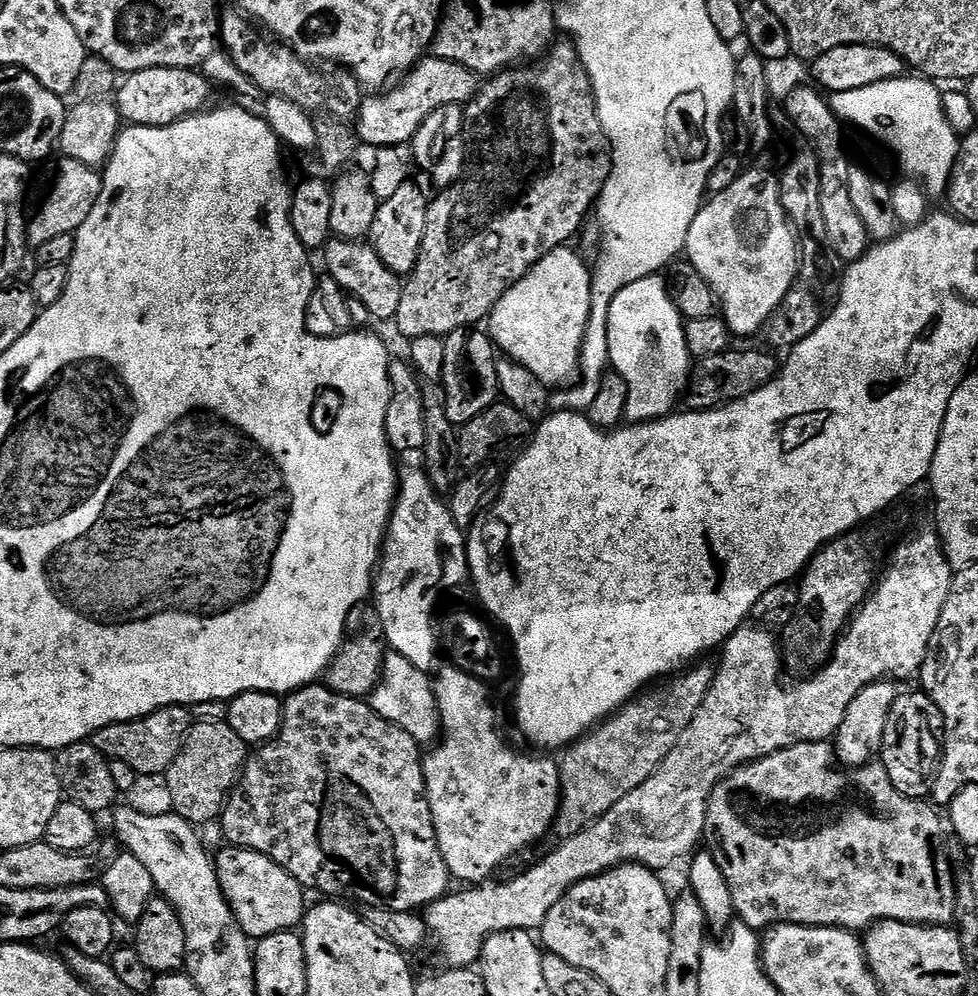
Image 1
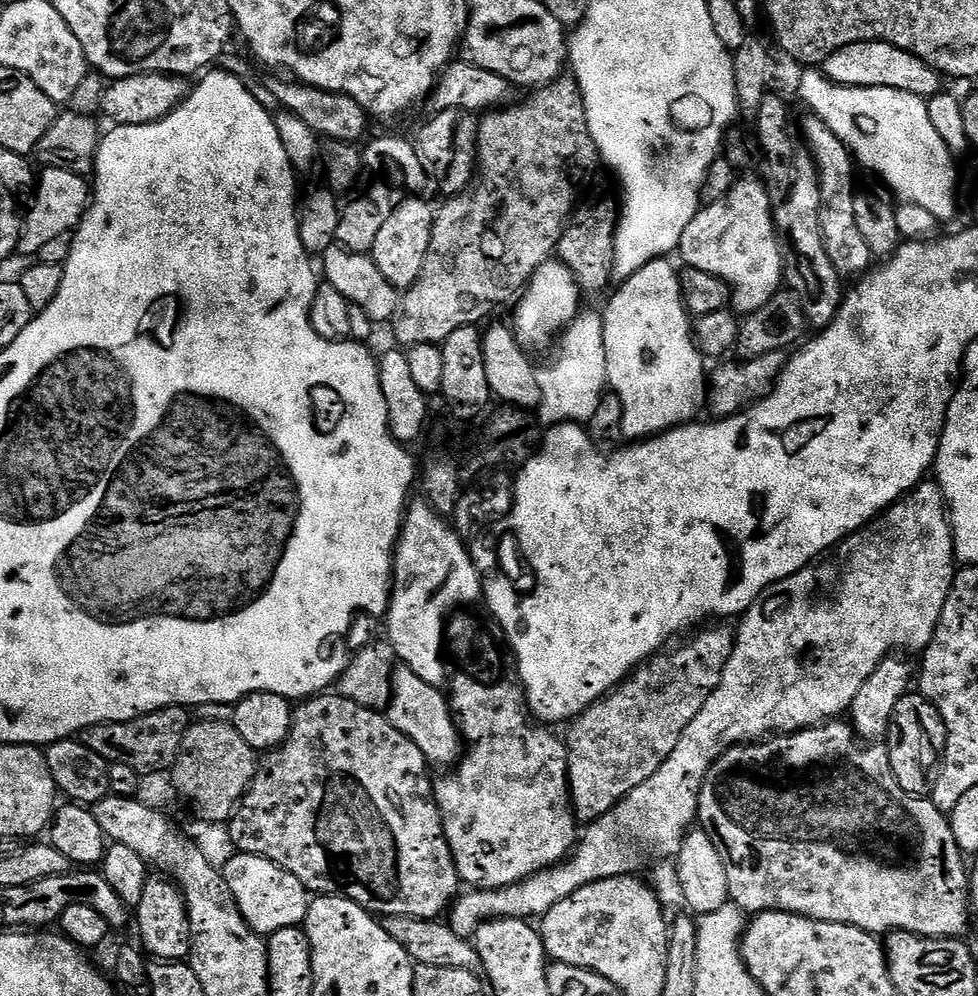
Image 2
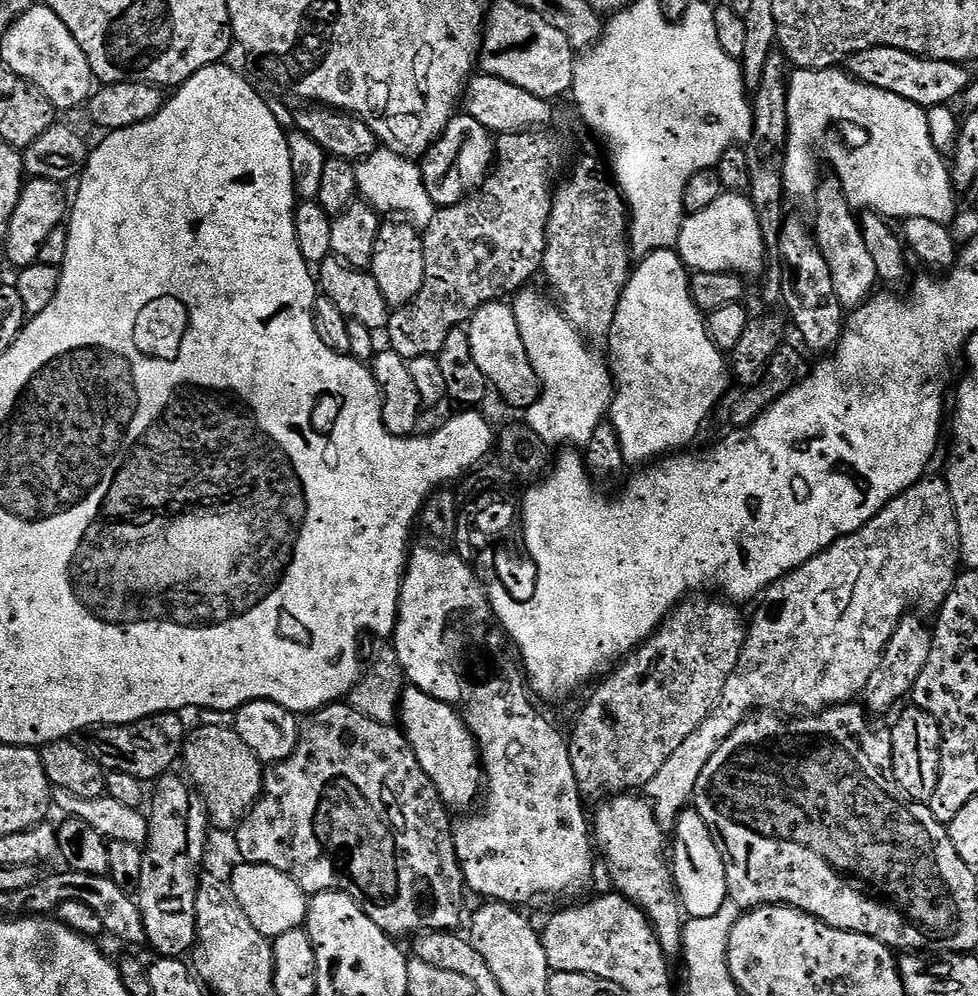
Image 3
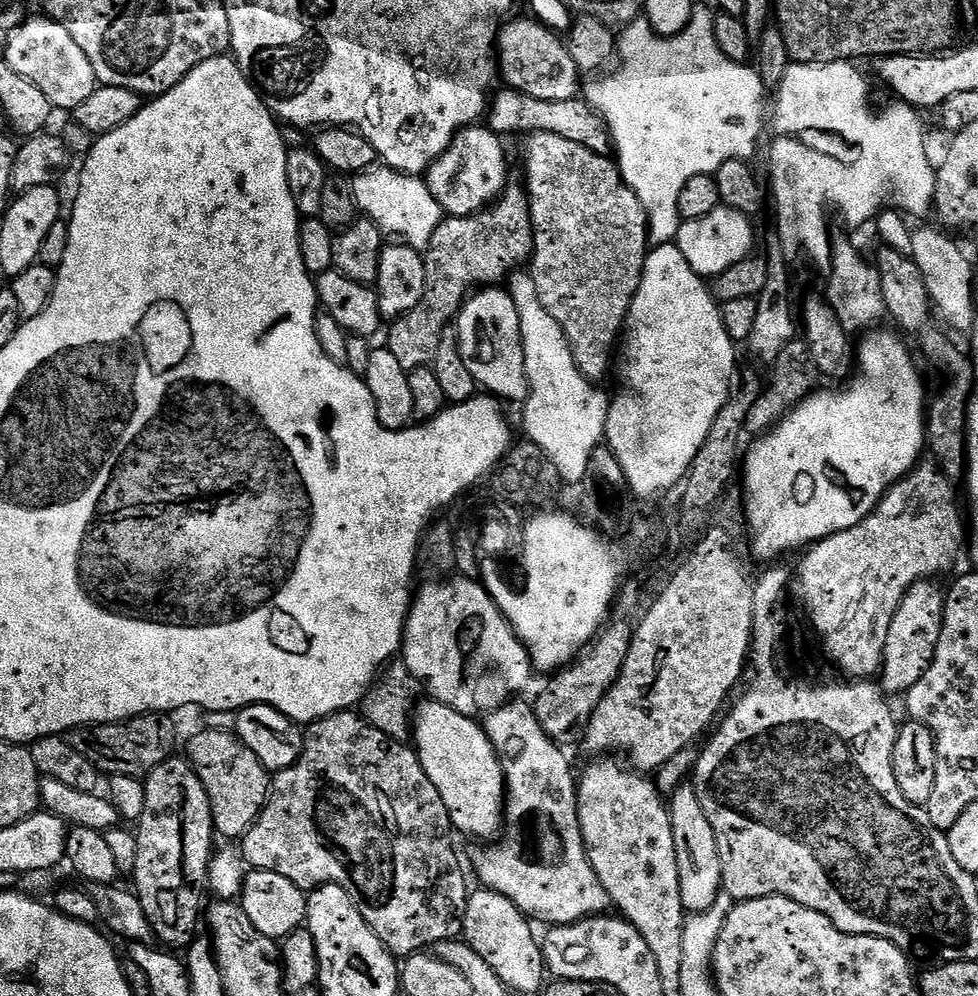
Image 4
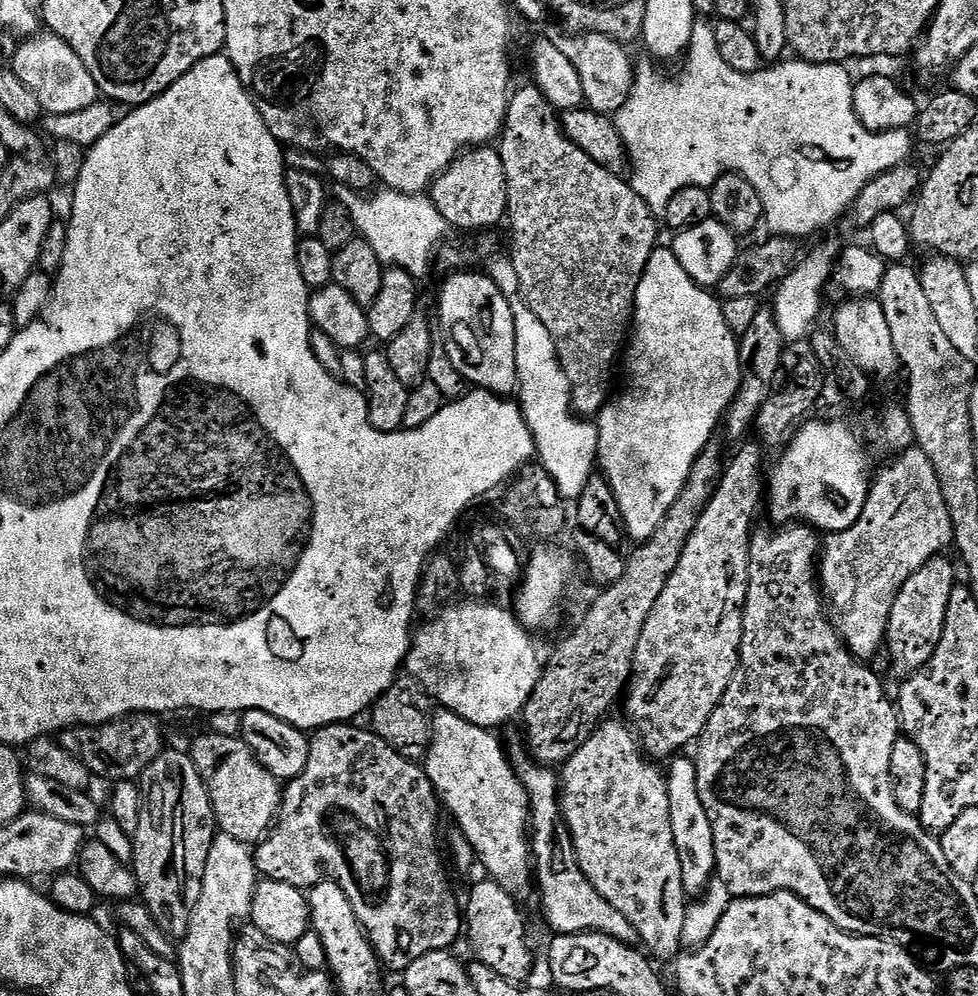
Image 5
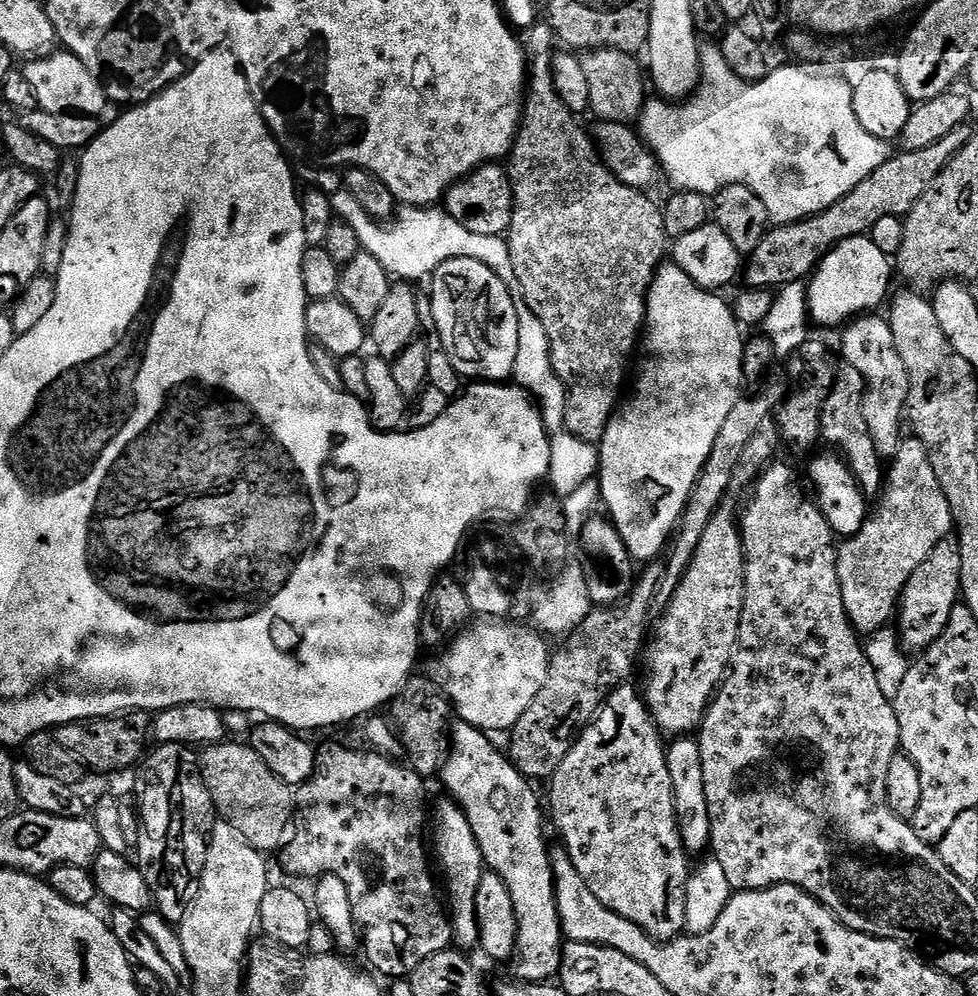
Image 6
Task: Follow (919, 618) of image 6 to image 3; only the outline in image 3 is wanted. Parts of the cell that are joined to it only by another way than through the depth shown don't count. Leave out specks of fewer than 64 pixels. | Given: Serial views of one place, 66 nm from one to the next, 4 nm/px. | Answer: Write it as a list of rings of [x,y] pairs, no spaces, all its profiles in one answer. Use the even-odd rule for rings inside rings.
[[[916,614],[903,616],[890,638],[884,651],[882,662],[878,662],[874,674],[870,674],[870,682],[862,693],[862,704],[873,717],[884,716],[900,699],[907,697],[913,686],[918,682],[918,674],[926,670],[926,662],[930,662],[933,629],[928,628]]]

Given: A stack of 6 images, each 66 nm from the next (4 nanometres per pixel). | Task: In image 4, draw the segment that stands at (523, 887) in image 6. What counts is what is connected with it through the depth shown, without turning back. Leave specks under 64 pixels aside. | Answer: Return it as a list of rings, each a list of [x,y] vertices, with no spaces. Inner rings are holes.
[[[424,698],[416,705],[414,747],[416,753],[420,755],[422,770],[426,770],[426,778],[434,782],[434,787],[438,790],[442,802],[446,802],[446,810],[450,814],[453,829],[459,835],[461,832],[464,836],[473,836],[474,839],[480,840],[476,842],[488,842],[499,837],[504,826],[506,803],[504,775],[494,746],[484,733],[483,727],[473,717],[458,714],[458,710],[450,710],[450,706],[437,700]]]

